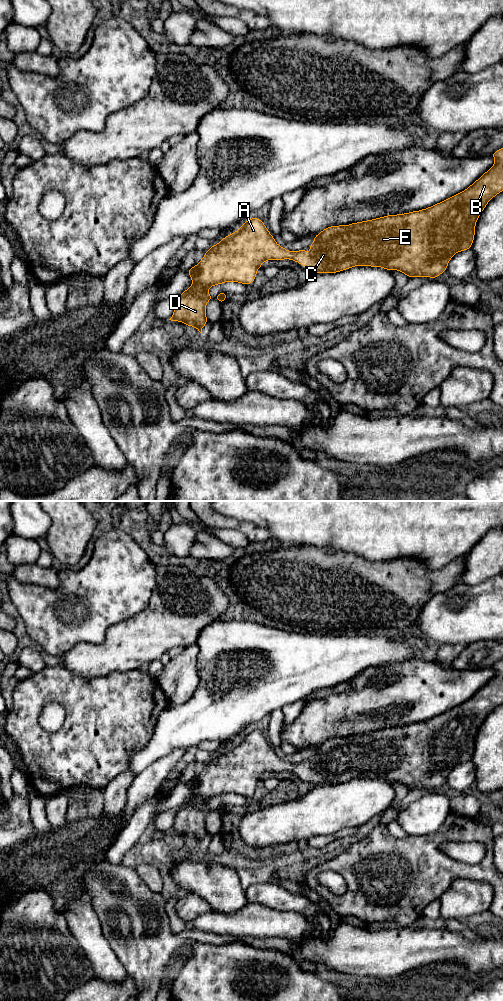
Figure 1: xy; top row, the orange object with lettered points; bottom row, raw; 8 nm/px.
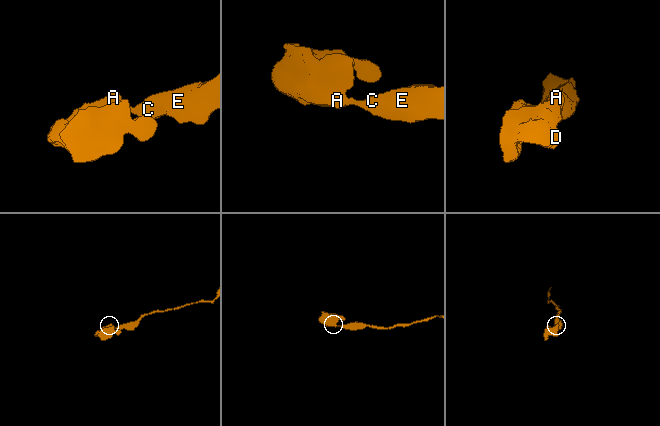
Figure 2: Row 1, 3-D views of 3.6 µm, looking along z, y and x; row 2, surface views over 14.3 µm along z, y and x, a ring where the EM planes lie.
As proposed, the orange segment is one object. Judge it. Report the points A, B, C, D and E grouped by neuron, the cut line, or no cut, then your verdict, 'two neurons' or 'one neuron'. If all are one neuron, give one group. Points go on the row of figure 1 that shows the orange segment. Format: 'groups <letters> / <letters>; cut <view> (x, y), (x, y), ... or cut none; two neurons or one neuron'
groups A B C D E; cut none; one neuron

